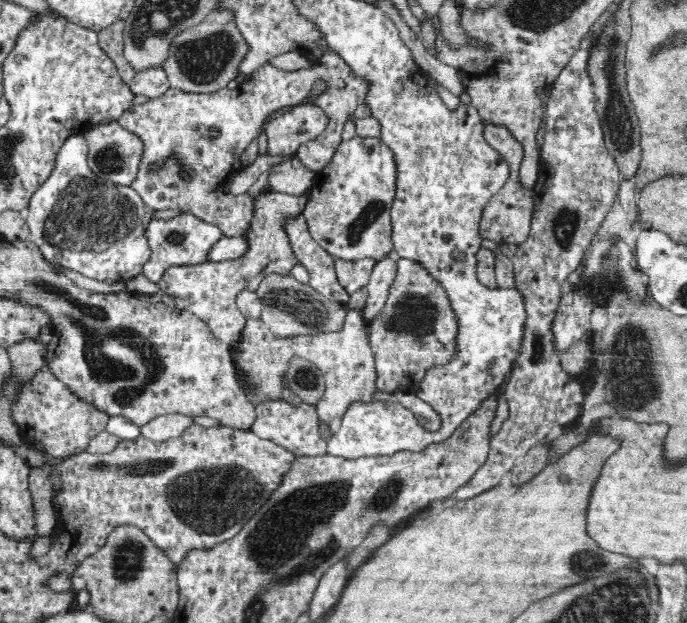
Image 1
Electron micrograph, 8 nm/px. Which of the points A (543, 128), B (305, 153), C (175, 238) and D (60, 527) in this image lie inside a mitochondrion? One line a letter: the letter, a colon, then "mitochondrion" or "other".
A: other
B: other
C: mitochondrion
D: other

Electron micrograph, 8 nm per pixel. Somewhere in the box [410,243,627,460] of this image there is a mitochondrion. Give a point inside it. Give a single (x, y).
(538, 355)

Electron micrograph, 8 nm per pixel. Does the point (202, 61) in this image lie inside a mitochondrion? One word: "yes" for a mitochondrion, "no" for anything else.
yes

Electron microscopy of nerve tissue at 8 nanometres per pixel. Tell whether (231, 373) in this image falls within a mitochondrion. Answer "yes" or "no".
no

